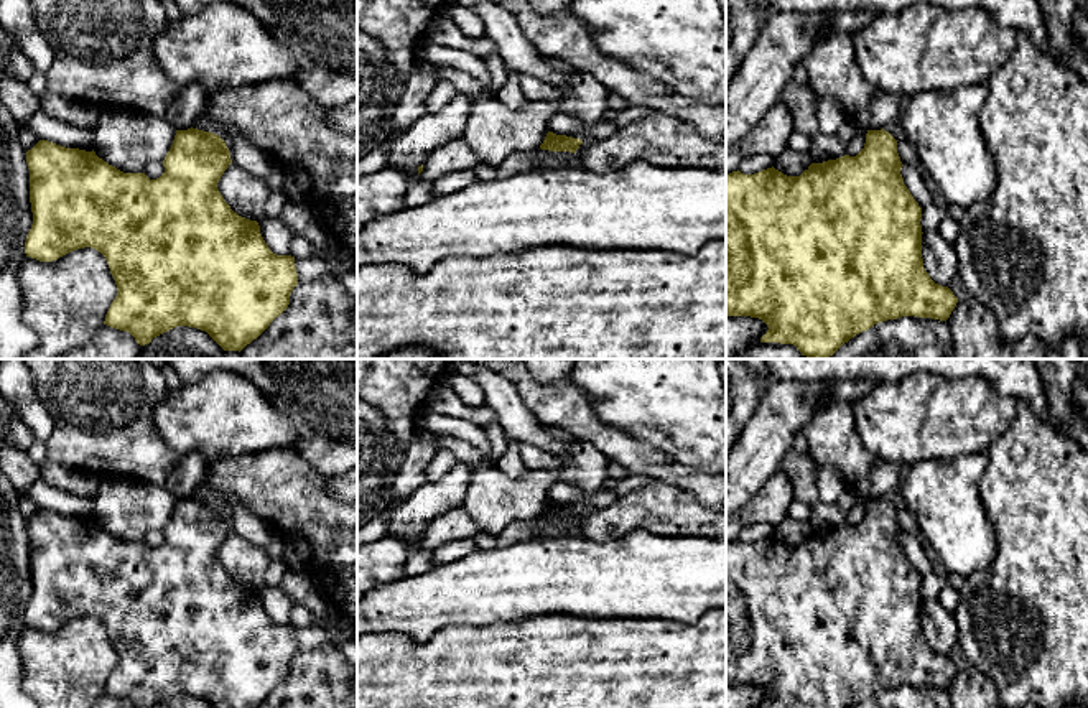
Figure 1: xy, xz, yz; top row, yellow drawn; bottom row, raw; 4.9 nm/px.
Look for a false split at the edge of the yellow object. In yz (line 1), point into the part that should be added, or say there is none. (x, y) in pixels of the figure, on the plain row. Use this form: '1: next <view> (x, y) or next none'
1: next none

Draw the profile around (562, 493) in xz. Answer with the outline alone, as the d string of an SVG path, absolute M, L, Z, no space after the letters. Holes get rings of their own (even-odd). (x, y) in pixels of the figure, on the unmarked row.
M555 482L548 491L548 501L556 504L566 504L573 507L579 507L583 510L601 509L614 504L617 496L611 489L601 489L593 494L586 494L579 491L576 486L570 482Z

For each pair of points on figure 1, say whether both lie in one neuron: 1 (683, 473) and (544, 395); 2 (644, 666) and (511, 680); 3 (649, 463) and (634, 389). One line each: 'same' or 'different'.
1: same
2: same
3: different

